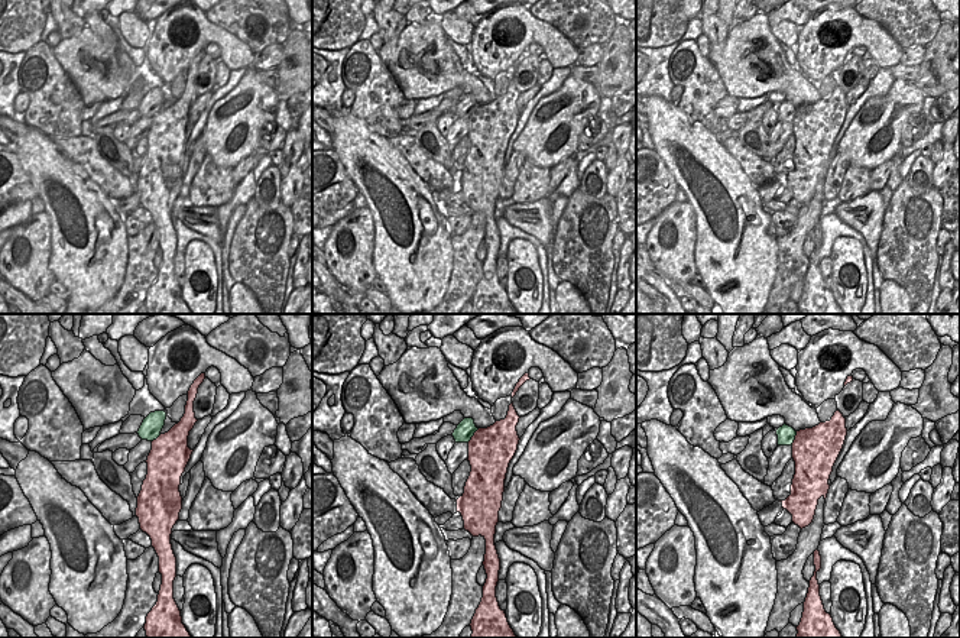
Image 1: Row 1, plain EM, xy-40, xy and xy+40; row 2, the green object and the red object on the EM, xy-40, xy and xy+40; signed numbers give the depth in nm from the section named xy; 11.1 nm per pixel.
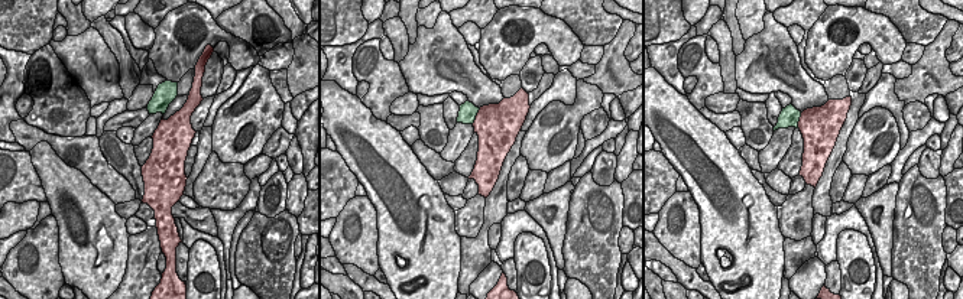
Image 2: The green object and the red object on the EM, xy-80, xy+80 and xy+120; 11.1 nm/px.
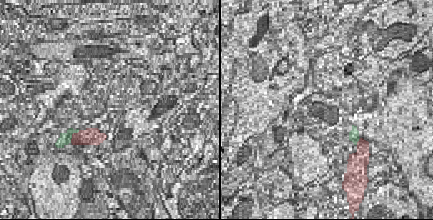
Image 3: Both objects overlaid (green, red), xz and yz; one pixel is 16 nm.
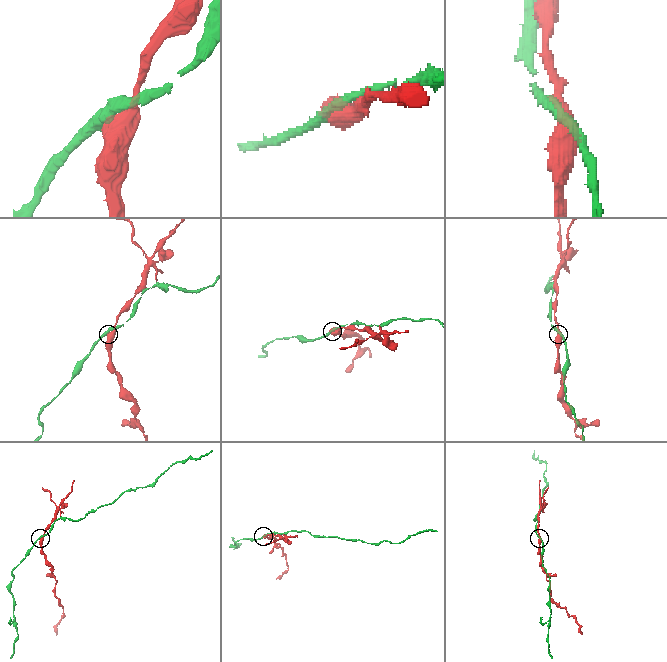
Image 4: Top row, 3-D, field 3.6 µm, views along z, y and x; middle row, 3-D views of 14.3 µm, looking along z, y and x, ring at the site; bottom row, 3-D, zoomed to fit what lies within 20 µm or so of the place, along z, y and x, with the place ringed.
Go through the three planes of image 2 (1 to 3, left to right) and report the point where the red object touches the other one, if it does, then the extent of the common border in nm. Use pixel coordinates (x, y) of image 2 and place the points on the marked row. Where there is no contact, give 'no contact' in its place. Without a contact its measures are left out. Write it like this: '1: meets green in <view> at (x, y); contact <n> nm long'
1: no contact
2: meets green in xy+80 at (476, 114); contact 200 nm long
3: meets green in xy+120 at (798, 120); contact 180 nm long

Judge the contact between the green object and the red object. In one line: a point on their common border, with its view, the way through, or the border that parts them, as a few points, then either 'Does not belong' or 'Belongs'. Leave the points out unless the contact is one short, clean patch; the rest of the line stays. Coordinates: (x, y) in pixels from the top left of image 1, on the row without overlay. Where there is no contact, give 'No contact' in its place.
Touches green at xy (473, 110). Does not belong

